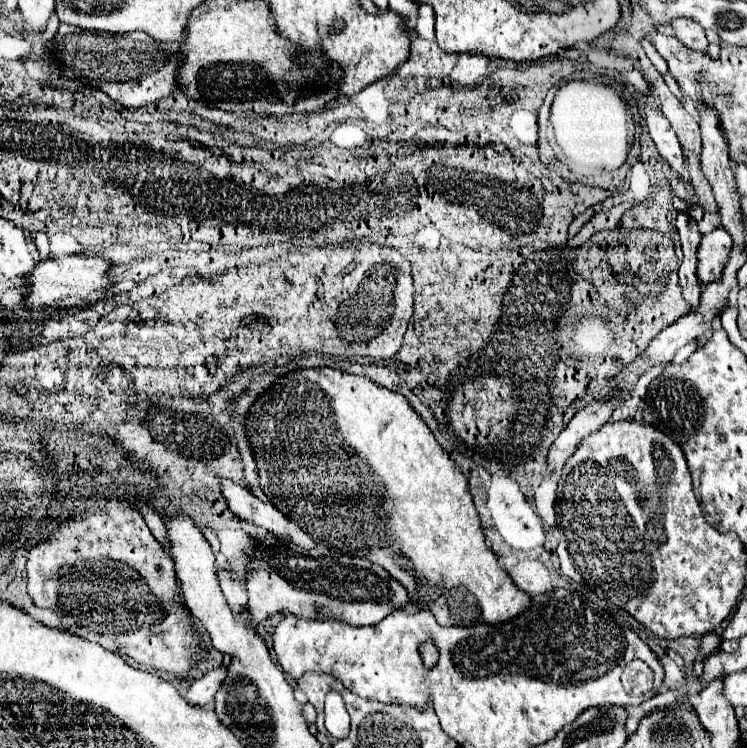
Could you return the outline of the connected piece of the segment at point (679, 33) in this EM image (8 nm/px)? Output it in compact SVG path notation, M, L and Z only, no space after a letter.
M675 19L673 23L675 29L675 37L689 49L699 51L699 53L707 53L707 37L705 37L705 29L695 23L693 19Z

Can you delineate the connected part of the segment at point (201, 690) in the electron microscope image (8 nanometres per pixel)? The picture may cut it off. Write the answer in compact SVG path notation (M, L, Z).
M213 669L209 671L205 677L193 681L193 685L189 687L187 695L185 695L185 701L191 703L191 705L205 705L209 701L213 701L213 695L217 693L219 685L223 683L225 679L225 669Z

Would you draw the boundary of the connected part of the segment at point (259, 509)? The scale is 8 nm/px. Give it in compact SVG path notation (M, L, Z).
M221 477L219 485L221 485L221 495L223 495L227 507L239 519L251 521L257 527L263 527L269 533L275 533L277 537L283 537L283 539L289 537L285 531L287 519L271 503L261 501L249 487L241 487L241 485L233 483L231 479Z

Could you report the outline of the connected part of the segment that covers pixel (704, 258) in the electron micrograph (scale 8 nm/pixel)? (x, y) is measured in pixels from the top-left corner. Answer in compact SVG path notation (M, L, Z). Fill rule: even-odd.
M715 229L701 237L697 249L697 279L699 283L711 283L721 277L731 251L731 237L725 229Z

